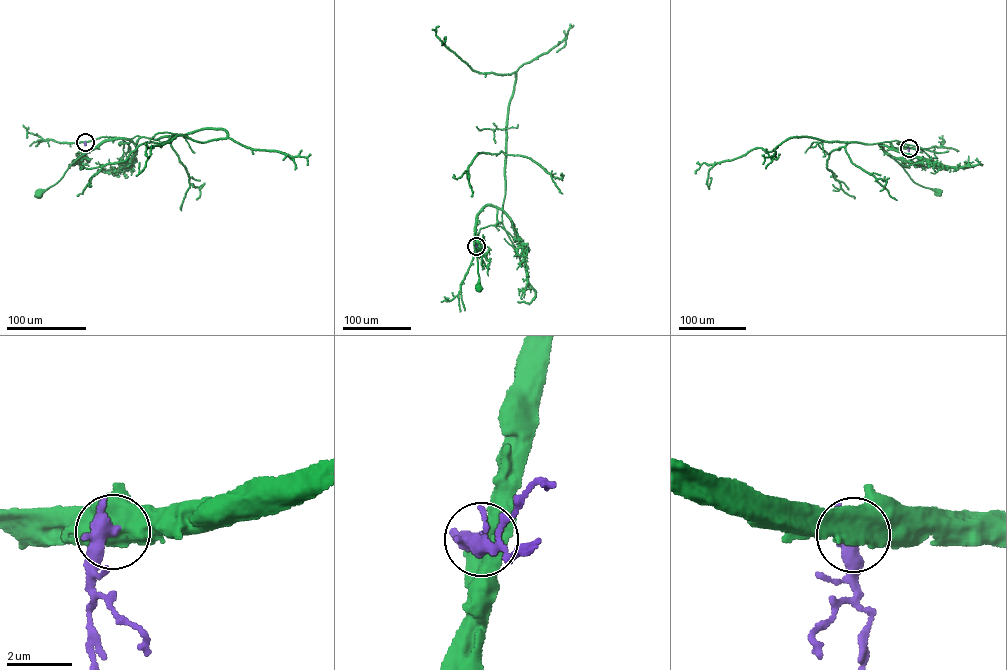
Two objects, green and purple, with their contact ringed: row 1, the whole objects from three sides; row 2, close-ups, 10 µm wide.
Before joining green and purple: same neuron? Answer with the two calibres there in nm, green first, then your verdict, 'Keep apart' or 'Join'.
Thickness 600 nm (green) against 550 nm. Keep apart

